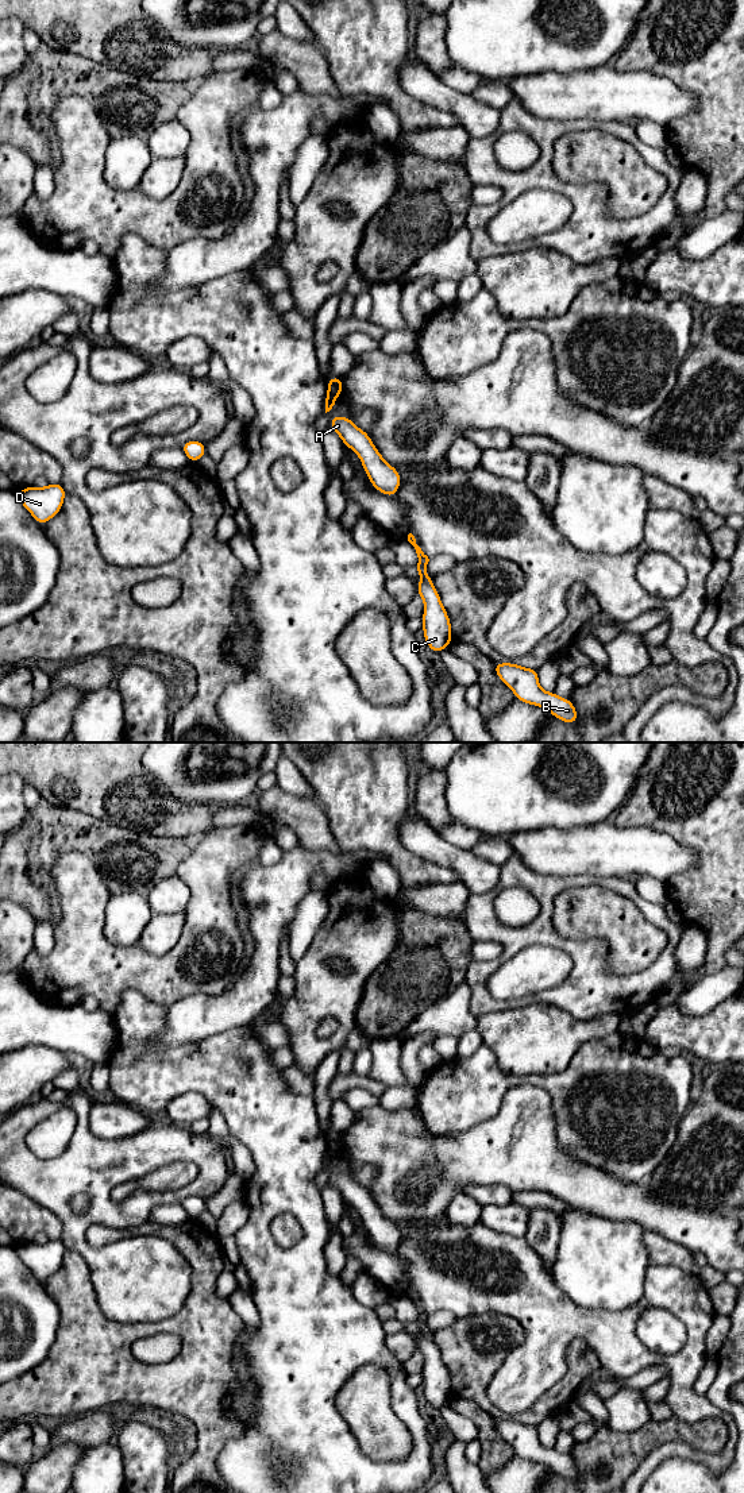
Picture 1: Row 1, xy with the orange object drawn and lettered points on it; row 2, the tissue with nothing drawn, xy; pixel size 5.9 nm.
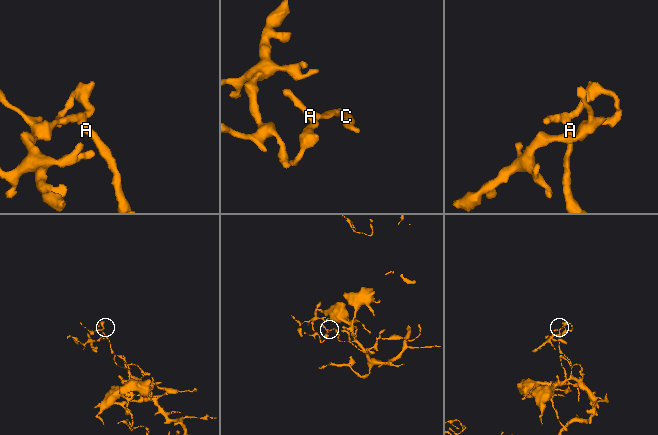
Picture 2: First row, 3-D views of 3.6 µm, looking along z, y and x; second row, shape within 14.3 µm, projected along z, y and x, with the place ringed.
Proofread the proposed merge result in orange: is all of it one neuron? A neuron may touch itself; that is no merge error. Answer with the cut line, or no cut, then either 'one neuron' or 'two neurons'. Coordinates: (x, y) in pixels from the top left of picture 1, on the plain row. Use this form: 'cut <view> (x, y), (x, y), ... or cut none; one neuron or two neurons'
cut xy (328, 1139), (340, 1148); two neurons

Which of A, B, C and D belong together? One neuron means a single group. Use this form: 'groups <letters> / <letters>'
groups A B C / D

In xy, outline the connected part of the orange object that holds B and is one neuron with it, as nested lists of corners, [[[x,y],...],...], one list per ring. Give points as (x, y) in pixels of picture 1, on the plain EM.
[[[494,1417],[493,1423],[500,1436],[513,1447],[517,1457],[544,1463],[551,1471],[566,1480],[577,1480],[578,1469],[574,1459],[554,1447],[544,1447],[539,1440],[536,1424],[525,1424],[510,1417]]]

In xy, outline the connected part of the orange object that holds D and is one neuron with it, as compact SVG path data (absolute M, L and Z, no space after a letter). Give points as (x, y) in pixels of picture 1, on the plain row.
M61 1238L49 1239L46 1243L30 1242L16 1246L16 1251L26 1266L31 1269L39 1281L54 1274L68 1251Z

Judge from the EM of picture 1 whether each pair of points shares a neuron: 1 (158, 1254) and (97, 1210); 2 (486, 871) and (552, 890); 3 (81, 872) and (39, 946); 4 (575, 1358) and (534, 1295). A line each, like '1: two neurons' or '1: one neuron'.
1: one neuron
2: two neurons
3: two neurons
4: two neurons

